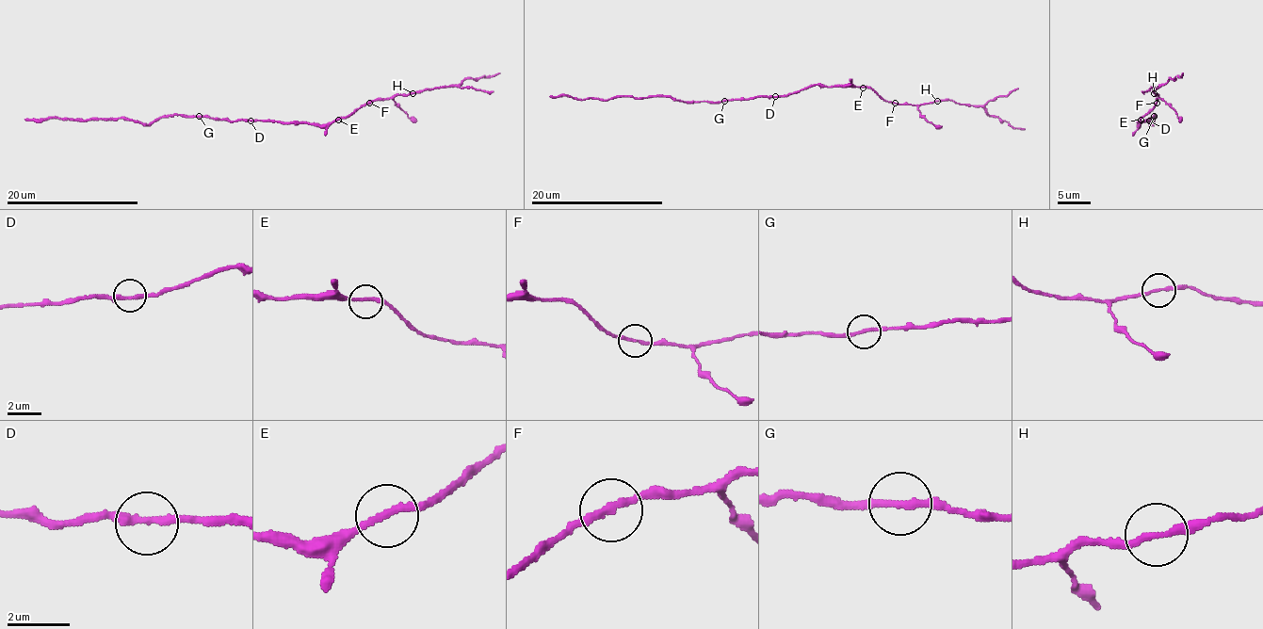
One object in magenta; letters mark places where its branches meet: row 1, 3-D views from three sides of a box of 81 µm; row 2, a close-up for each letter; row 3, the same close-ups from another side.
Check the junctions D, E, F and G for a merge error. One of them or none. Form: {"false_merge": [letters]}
{"false_merge": []}

